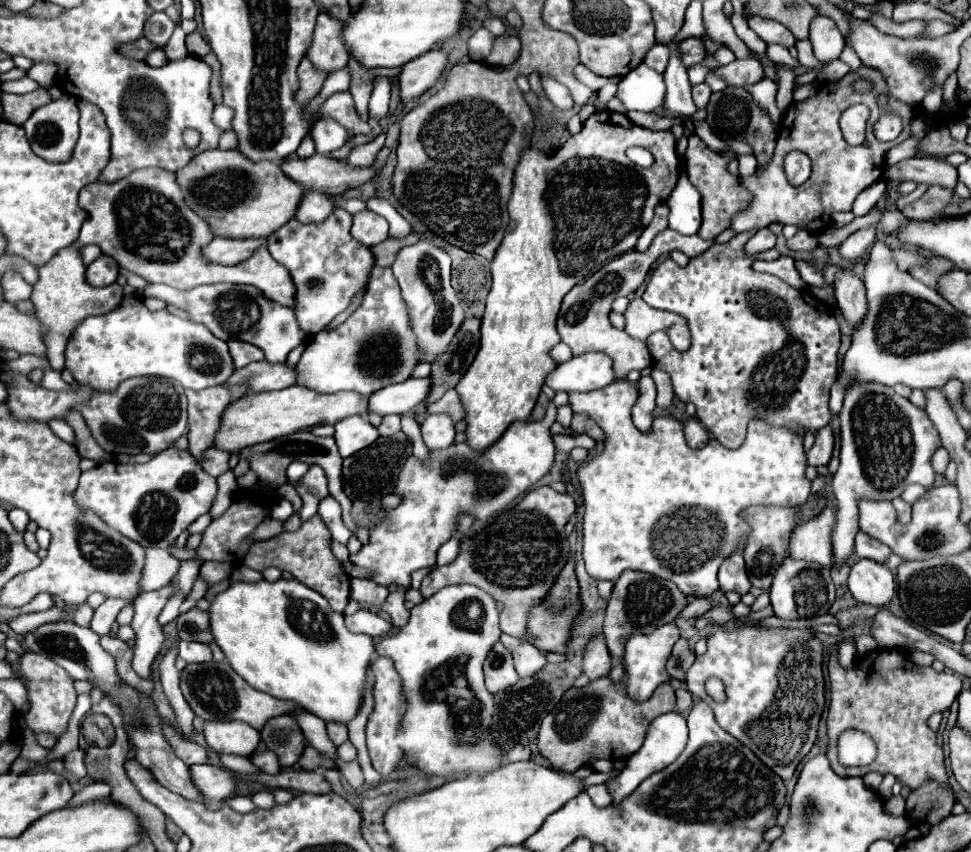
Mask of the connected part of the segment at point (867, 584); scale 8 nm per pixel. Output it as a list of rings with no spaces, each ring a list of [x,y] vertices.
[[[859,559],[851,567],[849,591],[859,603],[885,607],[895,595],[893,573],[873,559]]]

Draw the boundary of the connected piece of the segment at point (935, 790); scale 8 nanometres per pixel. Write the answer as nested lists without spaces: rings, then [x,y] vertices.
[[[929,779],[923,783],[923,787],[917,787],[909,793],[905,800],[905,815],[935,825],[943,817],[951,815],[954,803],[952,790],[943,789],[935,779]]]

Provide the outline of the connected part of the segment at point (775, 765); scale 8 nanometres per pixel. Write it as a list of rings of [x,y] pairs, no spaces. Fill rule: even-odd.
[[[755,621],[741,625],[725,625],[715,631],[707,641],[707,653],[697,657],[693,667],[687,671],[687,689],[711,705],[715,719],[721,729],[745,743],[771,771],[783,781],[789,781],[797,765],[805,759],[817,739],[817,723],[825,707],[825,679],[823,679],[823,643],[807,629],[769,629]],[[719,677],[725,683],[727,701],[715,703],[705,693],[705,681]]]

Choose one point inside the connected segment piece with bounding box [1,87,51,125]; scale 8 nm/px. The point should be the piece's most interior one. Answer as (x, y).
(18, 108)

